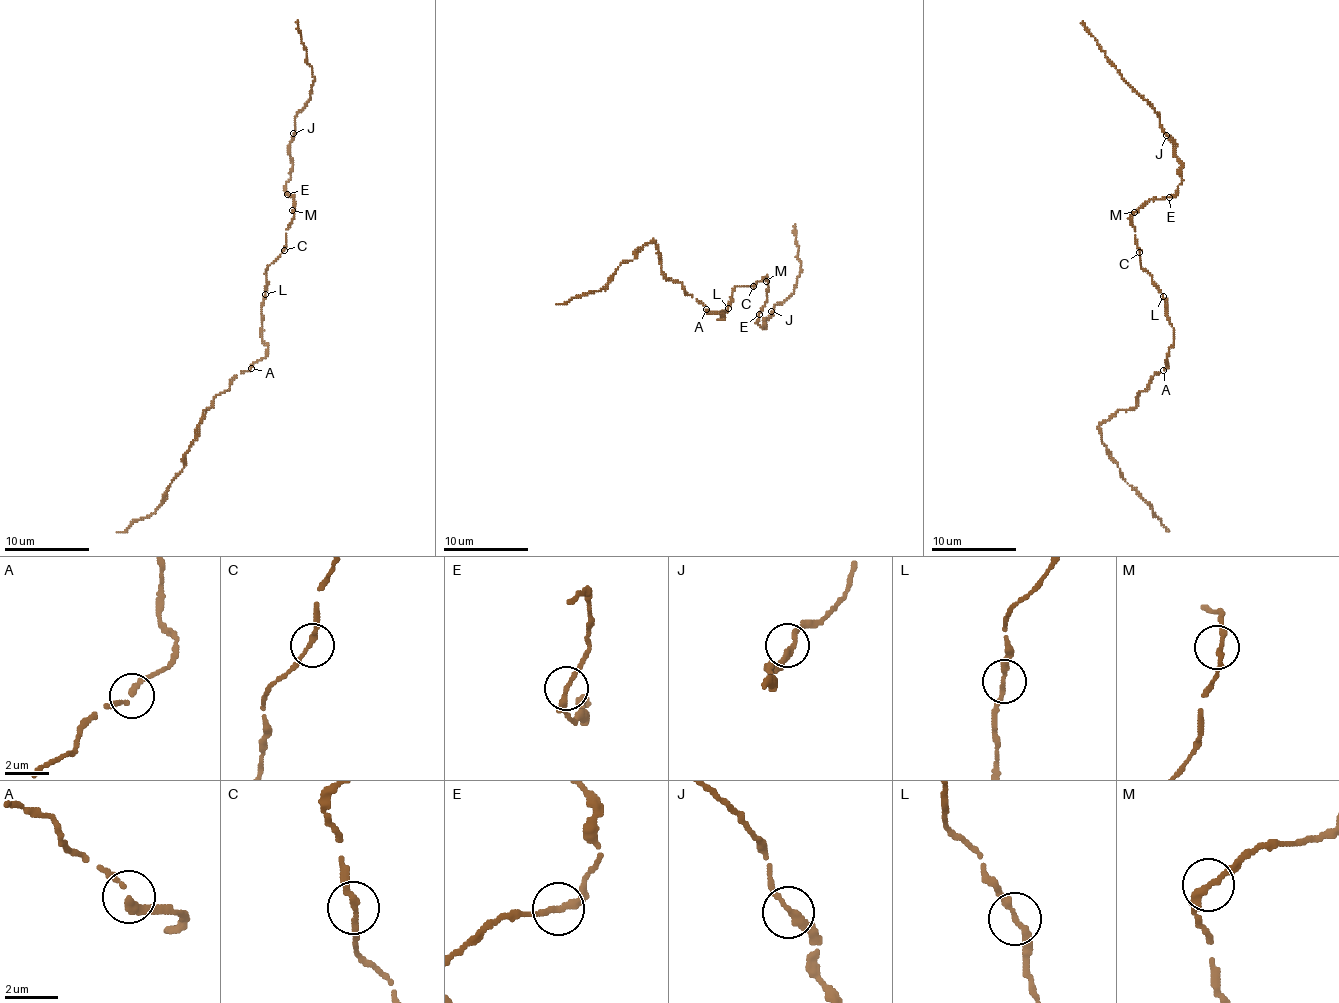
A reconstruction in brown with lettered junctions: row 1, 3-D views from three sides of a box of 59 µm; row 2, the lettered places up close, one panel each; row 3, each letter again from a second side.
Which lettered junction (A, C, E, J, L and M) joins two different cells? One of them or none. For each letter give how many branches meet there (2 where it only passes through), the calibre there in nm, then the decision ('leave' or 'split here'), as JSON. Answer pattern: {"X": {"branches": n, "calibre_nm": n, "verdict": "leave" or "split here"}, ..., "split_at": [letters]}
{"A": {"branches": 2, "calibre_nm": 240, "verdict": "leave"}, "C": {"branches": 2, "calibre_nm": 240, "verdict": "leave"}, "E": {"branches": 2, "calibre_nm": 240, "verdict": "leave"}, "J": {"branches": 2, "calibre_nm": 240, "verdict": "leave"}, "L": {"branches": 2, "calibre_nm": 240, "verdict": "leave"}, "M": {"branches": 2, "calibre_nm": 240, "verdict": "leave"}, "split_at": []}

